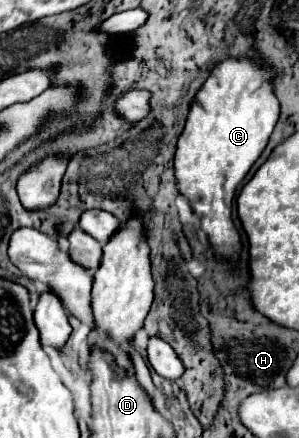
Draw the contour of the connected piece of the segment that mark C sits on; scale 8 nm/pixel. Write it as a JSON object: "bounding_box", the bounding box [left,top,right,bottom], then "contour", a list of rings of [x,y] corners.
{"bounding_box":[174,58,280,260],"contour":[[[226,58],[218,62],[194,96],[184,132],[178,138],[174,158],[178,190],[202,218],[202,230],[208,234],[214,252],[226,260],[236,260],[240,252],[240,234],[232,222],[236,188],[264,152],[280,114],[270,82],[274,82],[274,70],[250,58]]]}

